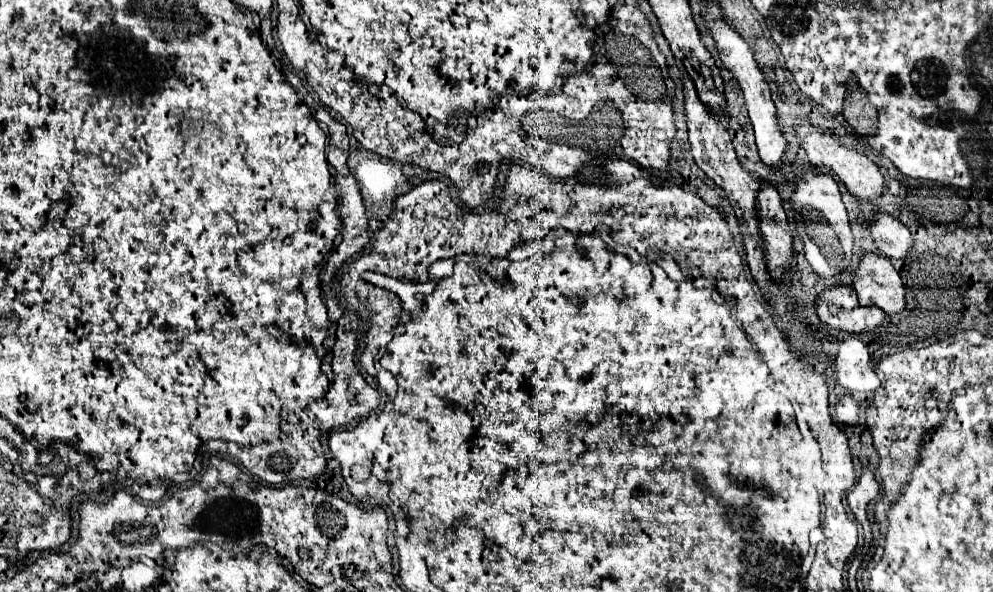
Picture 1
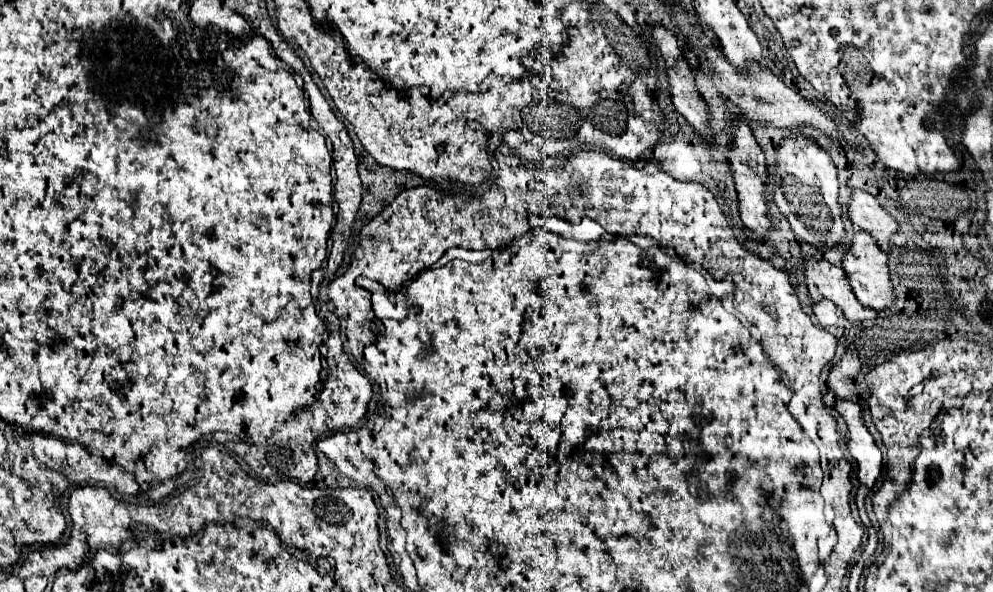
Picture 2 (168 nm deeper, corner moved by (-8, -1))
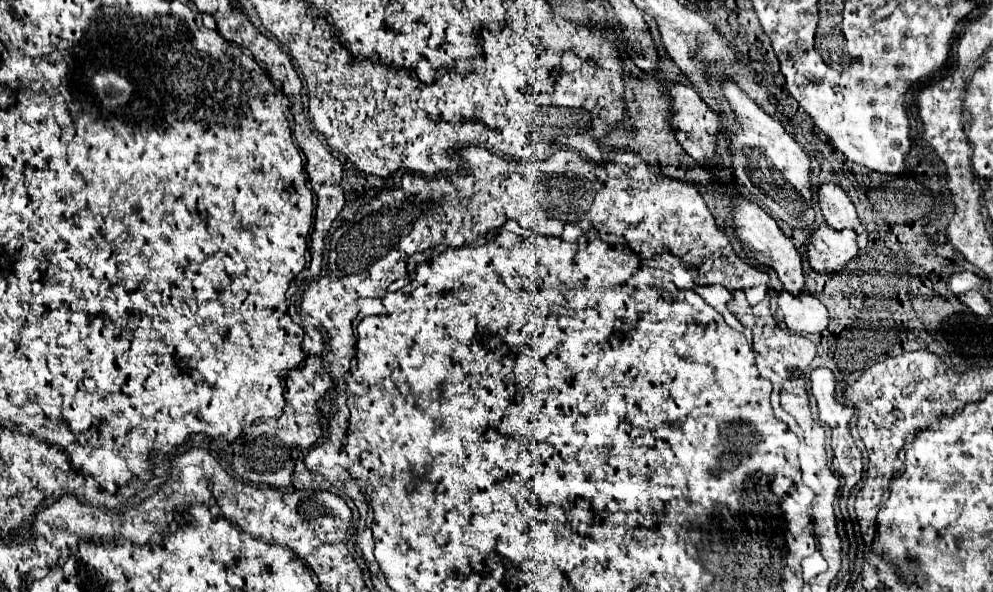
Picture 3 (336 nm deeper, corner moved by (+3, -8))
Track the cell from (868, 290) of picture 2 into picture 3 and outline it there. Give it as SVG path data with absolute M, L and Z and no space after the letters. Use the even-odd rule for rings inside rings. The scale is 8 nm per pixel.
M820 226L810 236L808 244L812 270L818 274L840 274L846 264L860 252L856 238L856 232L850 228L834 230L830 226Z

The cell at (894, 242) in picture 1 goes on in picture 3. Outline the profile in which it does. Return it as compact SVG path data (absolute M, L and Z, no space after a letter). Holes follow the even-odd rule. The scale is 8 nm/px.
M824 182L820 186L818 192L818 202L822 208L822 214L828 222L830 228L834 230L844 230L844 228L852 228L858 234L858 244L860 248L866 248L868 244L868 232L864 228L864 224L860 222L856 208L852 204L852 200L848 198L848 194L834 182Z

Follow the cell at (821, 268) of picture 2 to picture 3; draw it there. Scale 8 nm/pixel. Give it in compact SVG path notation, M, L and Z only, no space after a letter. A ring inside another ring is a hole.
M738 196L738 202L734 206L734 218L736 218L736 228L738 228L738 238L744 244L744 252L746 256L754 258L756 262L770 266L776 270L780 282L784 284L784 288L794 294L800 296L806 288L806 276L802 270L802 258L800 252L796 250L796 246L792 244L792 240L788 236L784 236L784 232L780 230L780 226L776 224L774 218L770 218L762 208L758 208L756 204L744 200Z

